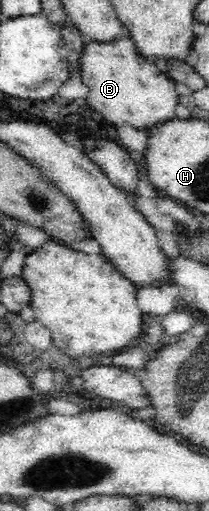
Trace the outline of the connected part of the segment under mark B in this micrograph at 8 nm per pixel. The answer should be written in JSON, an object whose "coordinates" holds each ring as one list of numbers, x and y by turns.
{"coordinates":[[70,24,62,27,61,35,68,48,68,72,81,74,89,88,87,103,112,126,131,126,149,132,177,118,176,106,180,102,178,82,160,71,150,58,140,54,131,38,119,37,106,44,91,40,85,44,83,34]]}

